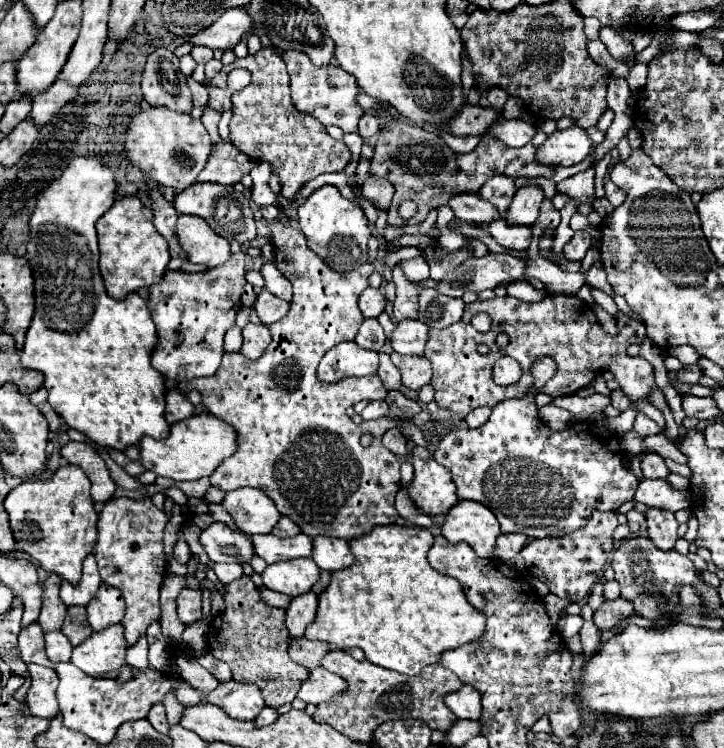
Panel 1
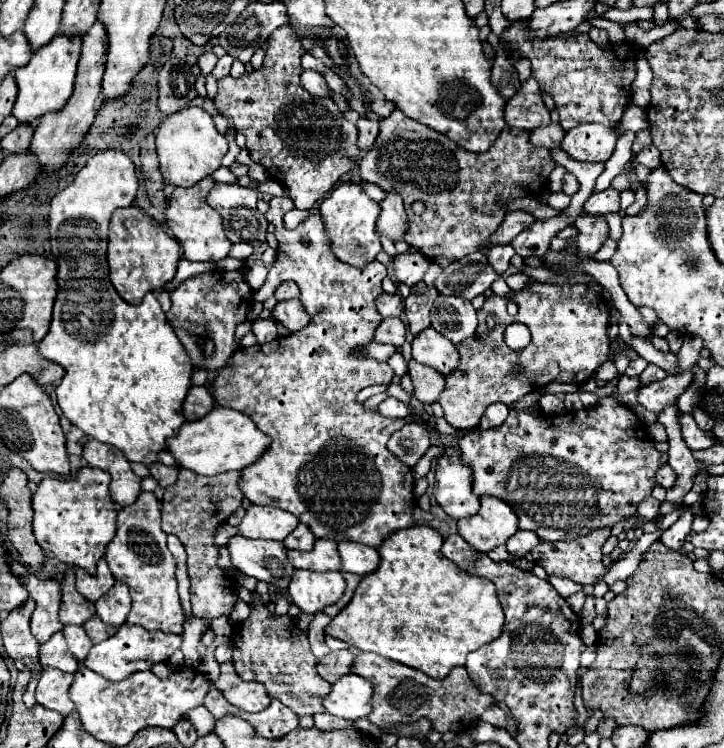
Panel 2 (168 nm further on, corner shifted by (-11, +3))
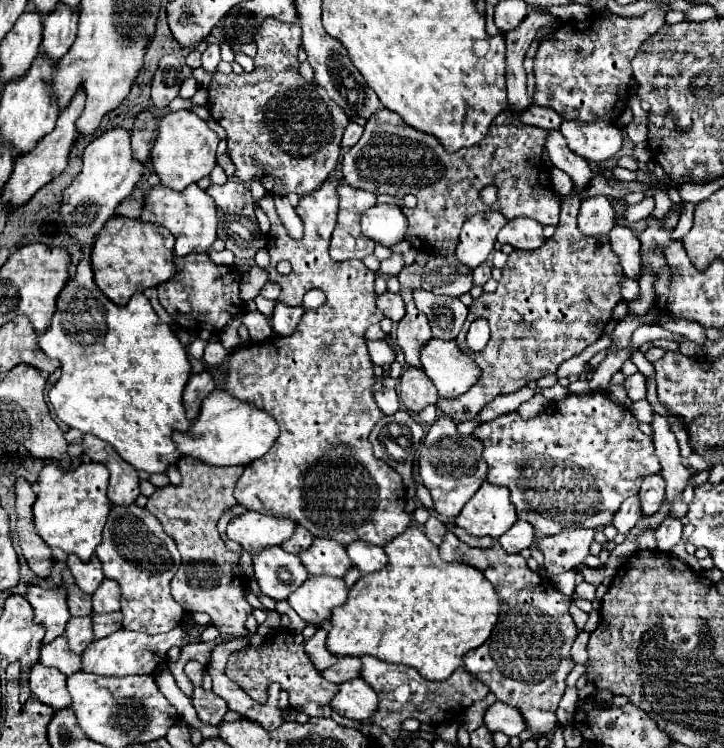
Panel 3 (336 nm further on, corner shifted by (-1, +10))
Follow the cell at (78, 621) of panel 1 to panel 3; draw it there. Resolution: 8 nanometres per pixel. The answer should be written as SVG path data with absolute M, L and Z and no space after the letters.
M92 614L92 626L94 626L94 638L106 638L108 634L122 628L122 614Z

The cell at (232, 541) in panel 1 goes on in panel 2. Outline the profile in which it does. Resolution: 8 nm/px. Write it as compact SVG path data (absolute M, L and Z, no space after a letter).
M236 535L226 545L226 549L230 551L232 563L238 571L258 581L272 583L276 593L286 595L288 581L294 573L294 565L288 561L288 553L282 543L244 539L242 535Z

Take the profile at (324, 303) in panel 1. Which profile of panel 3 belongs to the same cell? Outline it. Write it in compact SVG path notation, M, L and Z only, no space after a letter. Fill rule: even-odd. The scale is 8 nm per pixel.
M332 176L320 190L316 190L316 196L300 198L300 204L296 208L296 212L304 220L304 238L300 242L294 242L286 234L278 218L274 198L270 194L266 194L258 202L258 206L270 220L270 232L266 234L270 266L266 270L268 280L282 286L278 300L290 306L298 306L308 290L320 288L326 294L326 302L318 310L308 310L290 336L272 336L260 344L248 342L246 346L238 346L230 352L224 390L230 396L268 412L280 426L280 434L274 446L262 458L250 462L250 466L244 468L234 496L246 510L290 518L316 538L332 538L344 546L356 540L384 546L386 542L390 542L390 538L402 534L410 526L410 516L404 510L406 488L402 484L402 476L384 460L374 456L368 440L378 418L384 418L384 414L374 400L372 388L376 374L364 342L364 332L368 326L378 324L384 314L376 308L376 272L366 268L362 260L334 262L328 256L330 232L334 230L338 212L336 186L338 178ZM282 260L288 260L292 264L292 272L286 276L278 274L276 270L278 262Z

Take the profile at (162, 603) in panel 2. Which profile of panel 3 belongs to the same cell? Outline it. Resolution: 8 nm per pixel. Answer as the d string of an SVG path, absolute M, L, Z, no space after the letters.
M136 504L112 506L104 526L104 540L96 548L106 578L112 578L122 588L122 626L136 632L160 634L184 620L182 606L170 594L170 580L180 566L180 554L174 540L164 534L162 524L146 508Z

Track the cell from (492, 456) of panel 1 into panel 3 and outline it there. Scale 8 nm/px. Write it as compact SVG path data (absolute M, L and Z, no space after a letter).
M604 392L580 396L568 394L562 402L552 404L532 420L524 420L518 412L500 414L492 422L478 424L472 436L484 446L482 454L488 464L486 482L506 486L518 518L530 522L542 536L552 536L570 528L596 528L610 524L620 504L628 496L638 494L644 476L660 472L652 436L642 434L632 412L614 404Z

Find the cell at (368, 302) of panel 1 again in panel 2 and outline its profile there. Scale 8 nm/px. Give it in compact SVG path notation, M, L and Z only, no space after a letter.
M380 295L376 299L376 305L378 305L378 311L382 317L400 317L402 315L402 299L400 295Z

